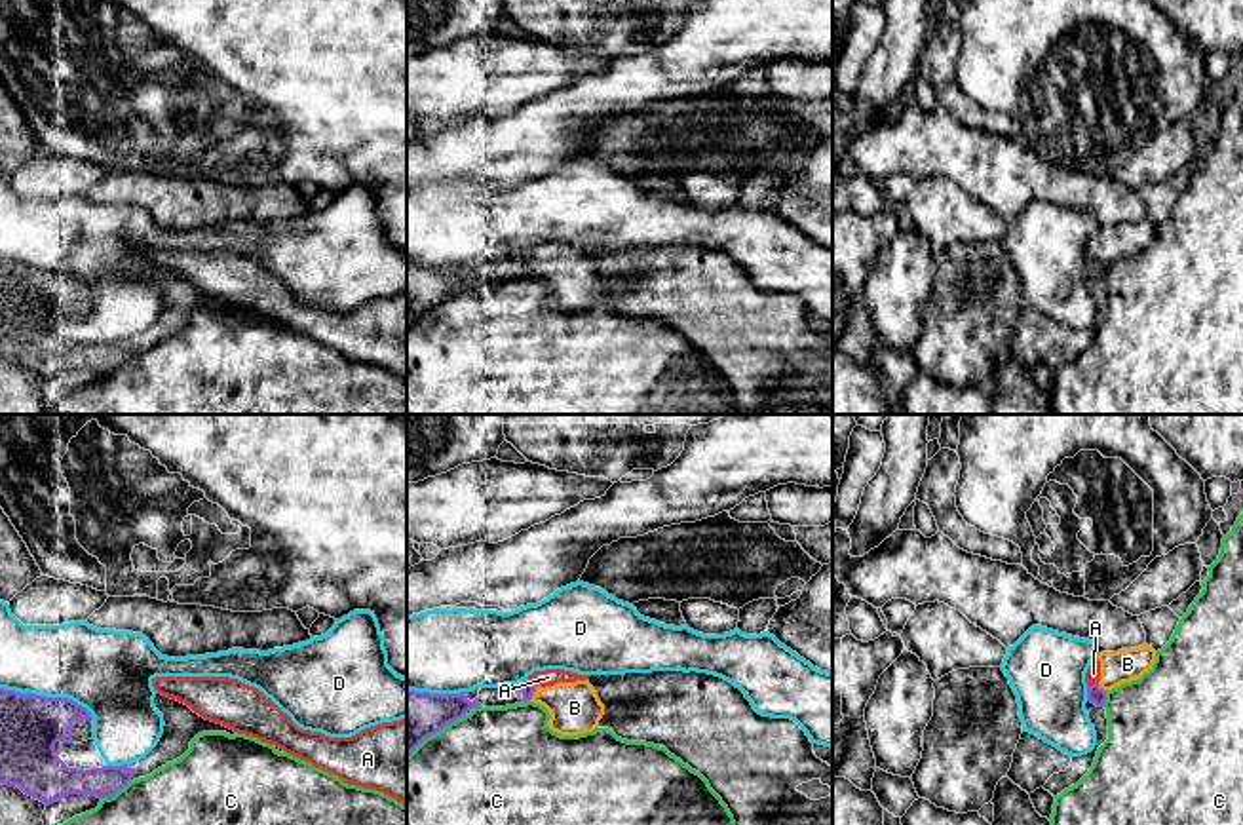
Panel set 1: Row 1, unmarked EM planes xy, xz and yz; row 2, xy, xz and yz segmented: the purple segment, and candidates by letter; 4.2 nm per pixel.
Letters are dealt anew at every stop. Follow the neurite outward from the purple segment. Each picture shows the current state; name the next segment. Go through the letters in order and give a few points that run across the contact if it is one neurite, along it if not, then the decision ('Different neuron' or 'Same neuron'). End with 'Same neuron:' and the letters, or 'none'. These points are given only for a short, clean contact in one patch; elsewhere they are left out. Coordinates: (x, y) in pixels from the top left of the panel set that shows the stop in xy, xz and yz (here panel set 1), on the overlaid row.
A: Line: yz (1097, 683), (1088, 687). Different neuron
B: Line: xz (536, 687), (529, 700). Different neuron
C: Different neuron
D: Different neuron
Same neuron: none

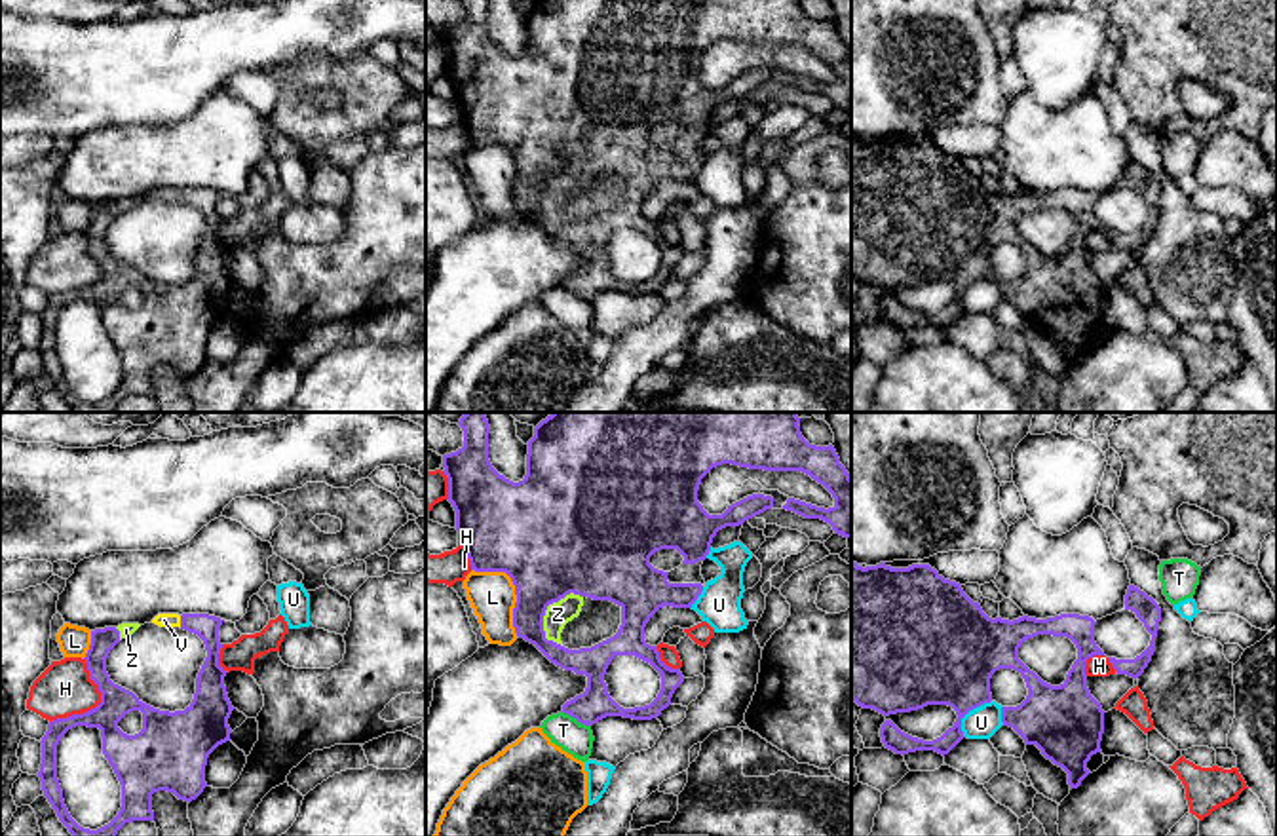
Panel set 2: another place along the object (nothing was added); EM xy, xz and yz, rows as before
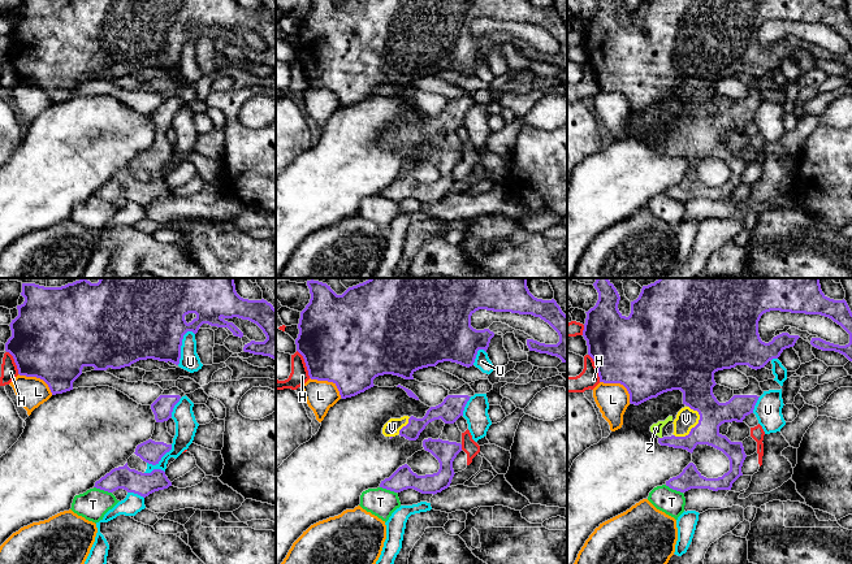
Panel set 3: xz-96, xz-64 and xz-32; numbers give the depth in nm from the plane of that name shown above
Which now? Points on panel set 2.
H: Different neuron
L: Different neuron
T: Line: xz (563, 711), (590, 726). Different neuron
U: Different neuron
V: Line: xy (204, 626), (181, 622), (164, 620). Same neuron
Z: Same neuron
Same neuron: V, Z

